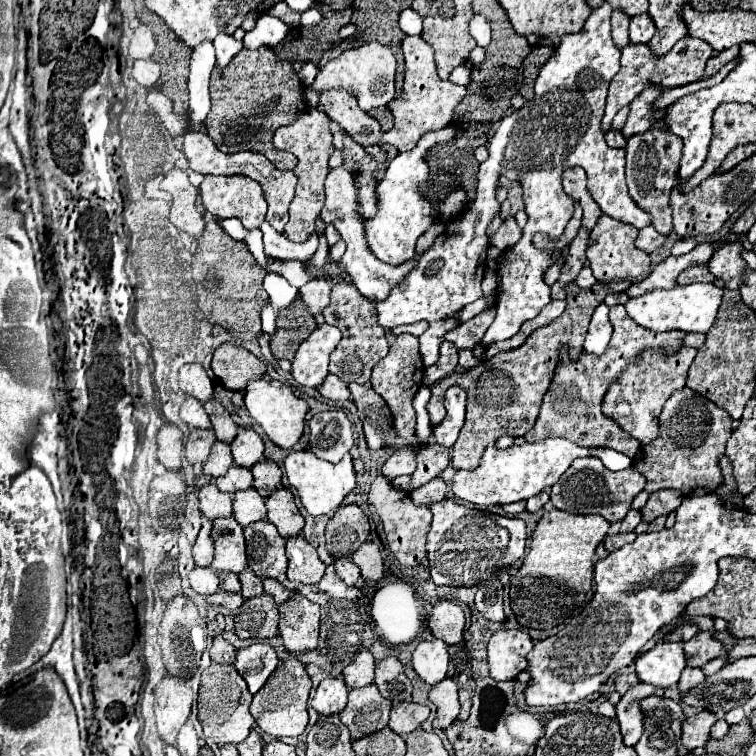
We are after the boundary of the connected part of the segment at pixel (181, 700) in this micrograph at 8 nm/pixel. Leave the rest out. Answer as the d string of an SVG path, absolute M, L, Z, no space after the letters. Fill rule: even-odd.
M165 672L163 680L155 688L155 716L159 736L165 742L175 744L179 728L187 722L191 712L191 688L185 680Z

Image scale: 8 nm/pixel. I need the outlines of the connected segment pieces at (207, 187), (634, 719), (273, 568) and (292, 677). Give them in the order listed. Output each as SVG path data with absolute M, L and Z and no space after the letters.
M203 178L199 184L201 204L217 218L239 218L247 228L265 222L267 202L263 190L251 178Z
M639 682L637 686L629 688L617 708L617 722L621 726L623 744L633 746L639 740L639 734L643 734L643 712L639 710L639 700L645 696L651 696L655 692L655 686Z
M259 520L243 528L243 534L247 540L249 568L261 578L285 580L285 540L279 536L275 526L267 520Z
M295 658L283 660L277 666L275 674L271 674L271 678L265 682L263 690L259 690L253 696L249 712L253 714L257 726L273 738L299 736L299 734L303 734L303 730L307 728L307 722L309 722L309 716L307 716L309 690L311 690L311 680L307 676L305 666Z

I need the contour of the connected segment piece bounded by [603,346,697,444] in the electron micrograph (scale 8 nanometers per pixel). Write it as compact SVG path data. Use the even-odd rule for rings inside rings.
M681 346L677 352L665 354L659 348L647 348L637 354L637 360L629 364L619 378L607 388L603 396L603 414L619 424L627 434L637 438L641 444L647 444L657 438L659 424L657 416L663 410L665 400L675 392L685 388L685 378L691 362L695 360L697 350Z

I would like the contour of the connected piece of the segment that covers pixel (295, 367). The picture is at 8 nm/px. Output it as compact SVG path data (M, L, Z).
M323 322L297 348L291 362L291 376L301 386L319 386L329 374L329 354L341 340L341 330Z

